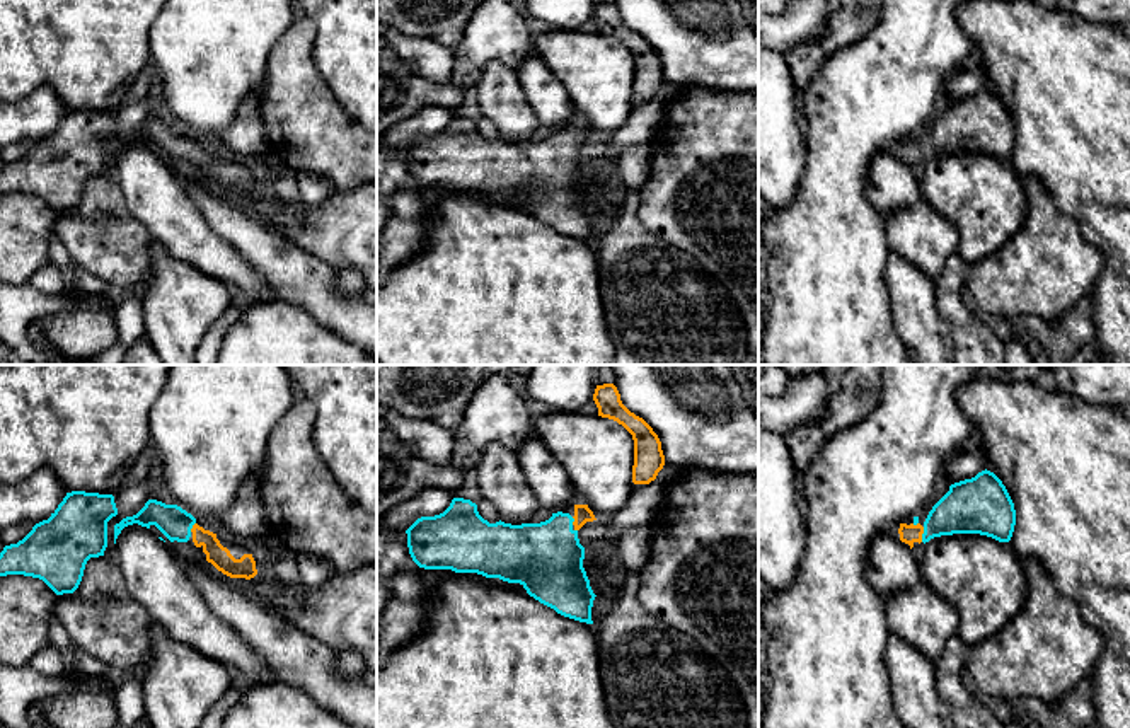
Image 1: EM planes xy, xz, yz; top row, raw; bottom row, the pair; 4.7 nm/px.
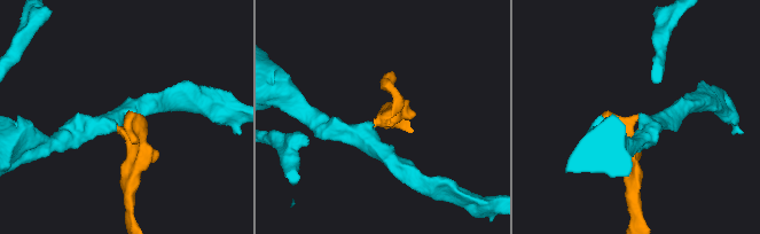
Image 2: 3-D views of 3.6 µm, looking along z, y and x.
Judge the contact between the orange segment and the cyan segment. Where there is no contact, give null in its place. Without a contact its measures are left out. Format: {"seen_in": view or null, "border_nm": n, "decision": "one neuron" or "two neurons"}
{"seen_in": "yz", "border_nm": 70, "decision": "one neuron"}

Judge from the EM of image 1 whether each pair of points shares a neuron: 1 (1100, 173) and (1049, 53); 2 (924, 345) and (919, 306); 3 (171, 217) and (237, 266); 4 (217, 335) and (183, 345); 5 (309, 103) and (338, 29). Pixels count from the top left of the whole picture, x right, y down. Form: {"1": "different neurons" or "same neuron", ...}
{"1": "same neuron", "2": "same neuron", "3": "same neuron", "4": "different neurons", "5": "different neurons"}

